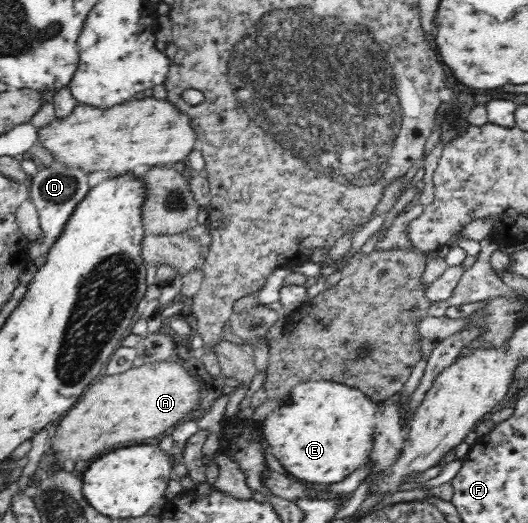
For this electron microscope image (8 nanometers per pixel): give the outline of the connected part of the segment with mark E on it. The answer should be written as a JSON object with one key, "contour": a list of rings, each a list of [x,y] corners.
{"contour":[[[308,379],[296,384],[284,402],[259,424],[270,453],[288,475],[306,485],[333,484],[368,462],[373,447],[376,406],[377,402],[359,389],[330,380]]]}

